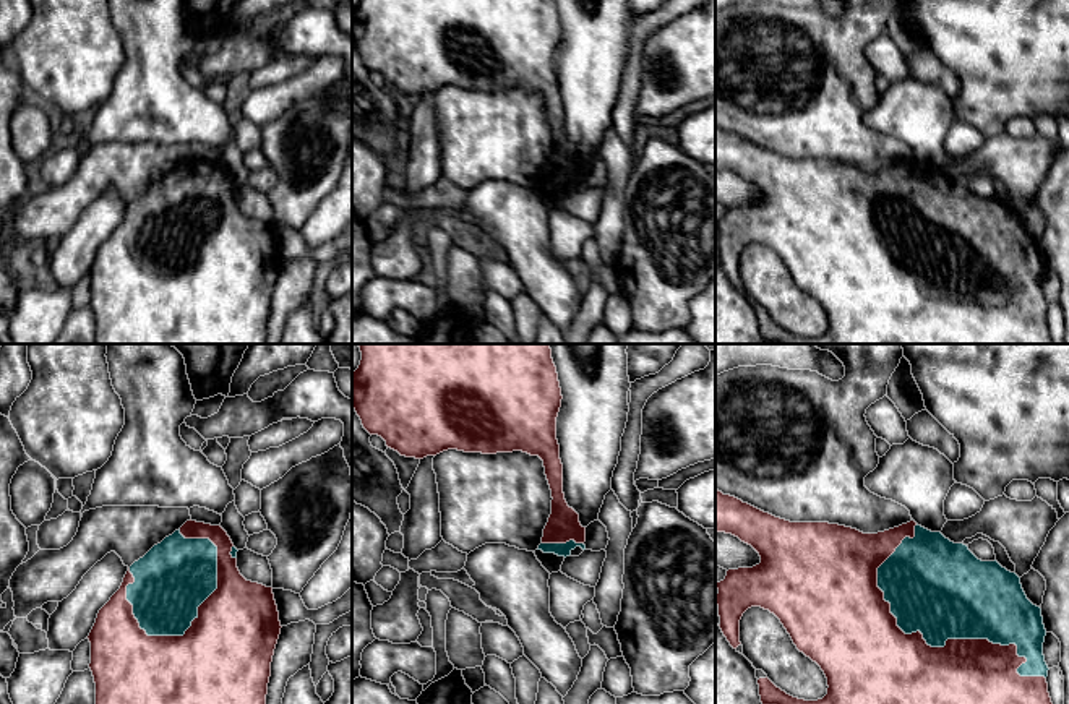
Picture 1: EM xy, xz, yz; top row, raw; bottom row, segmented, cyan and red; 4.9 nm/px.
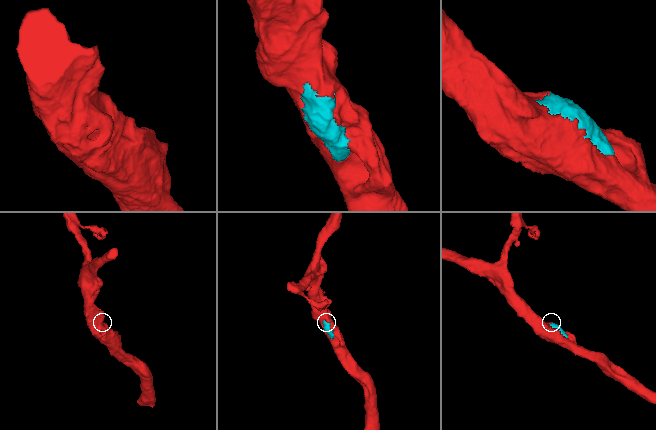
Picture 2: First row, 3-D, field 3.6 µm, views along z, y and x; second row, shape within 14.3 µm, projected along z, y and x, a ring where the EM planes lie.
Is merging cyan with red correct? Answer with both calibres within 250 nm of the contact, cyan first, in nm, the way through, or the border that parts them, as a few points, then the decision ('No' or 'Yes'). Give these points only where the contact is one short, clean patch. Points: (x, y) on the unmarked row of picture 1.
Thickness 480 nm (cyan) against 460 nm. Yes

